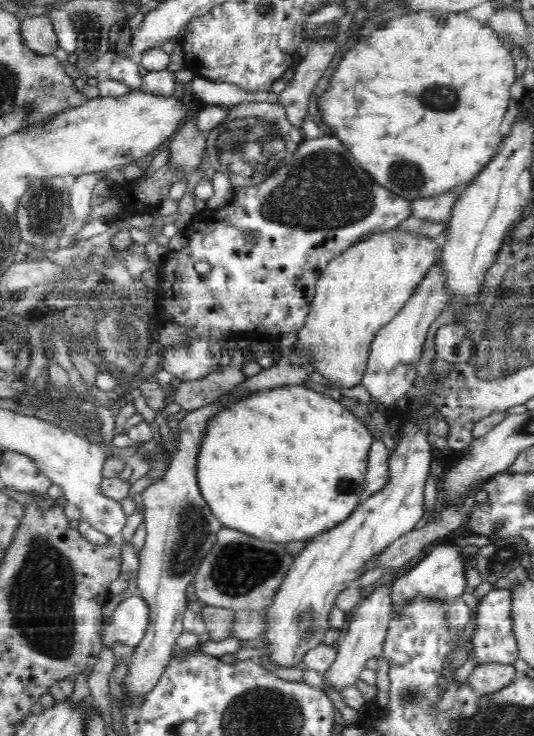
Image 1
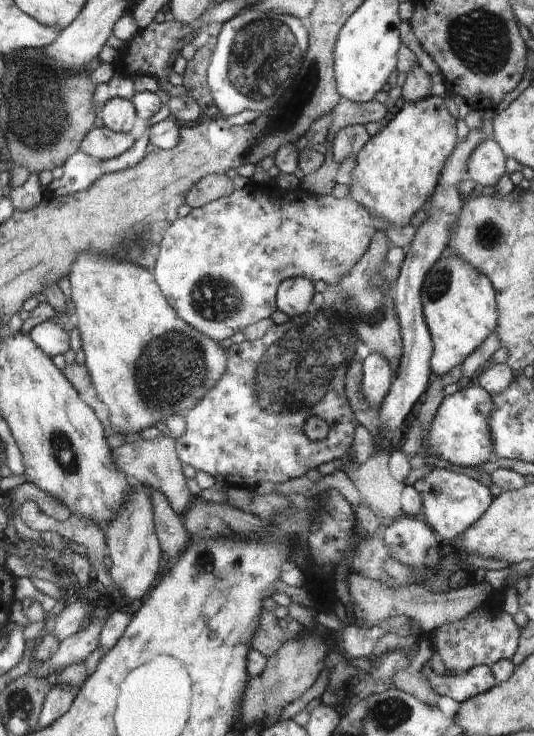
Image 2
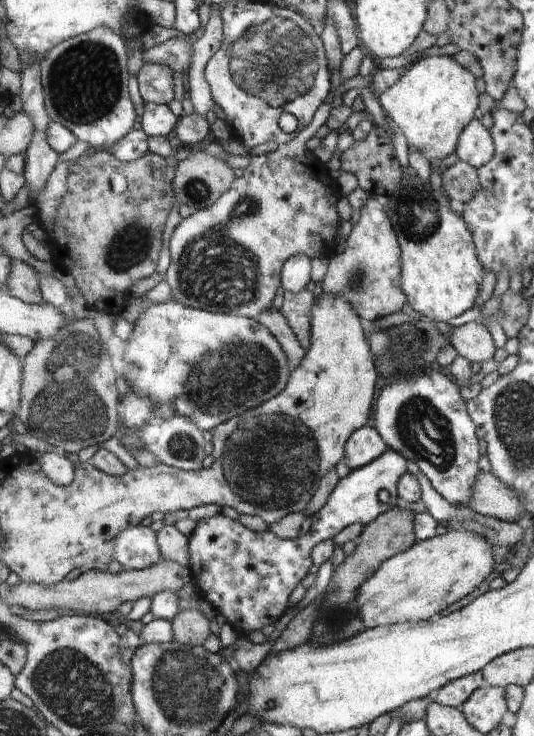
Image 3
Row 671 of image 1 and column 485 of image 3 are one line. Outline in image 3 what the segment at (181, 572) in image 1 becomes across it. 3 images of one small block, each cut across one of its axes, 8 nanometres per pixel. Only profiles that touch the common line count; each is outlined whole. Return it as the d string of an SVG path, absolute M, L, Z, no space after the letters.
M476 119L471 121L461 134L455 153L461 162L480 169L490 162L495 154L492 132L486 129L480 121Z

